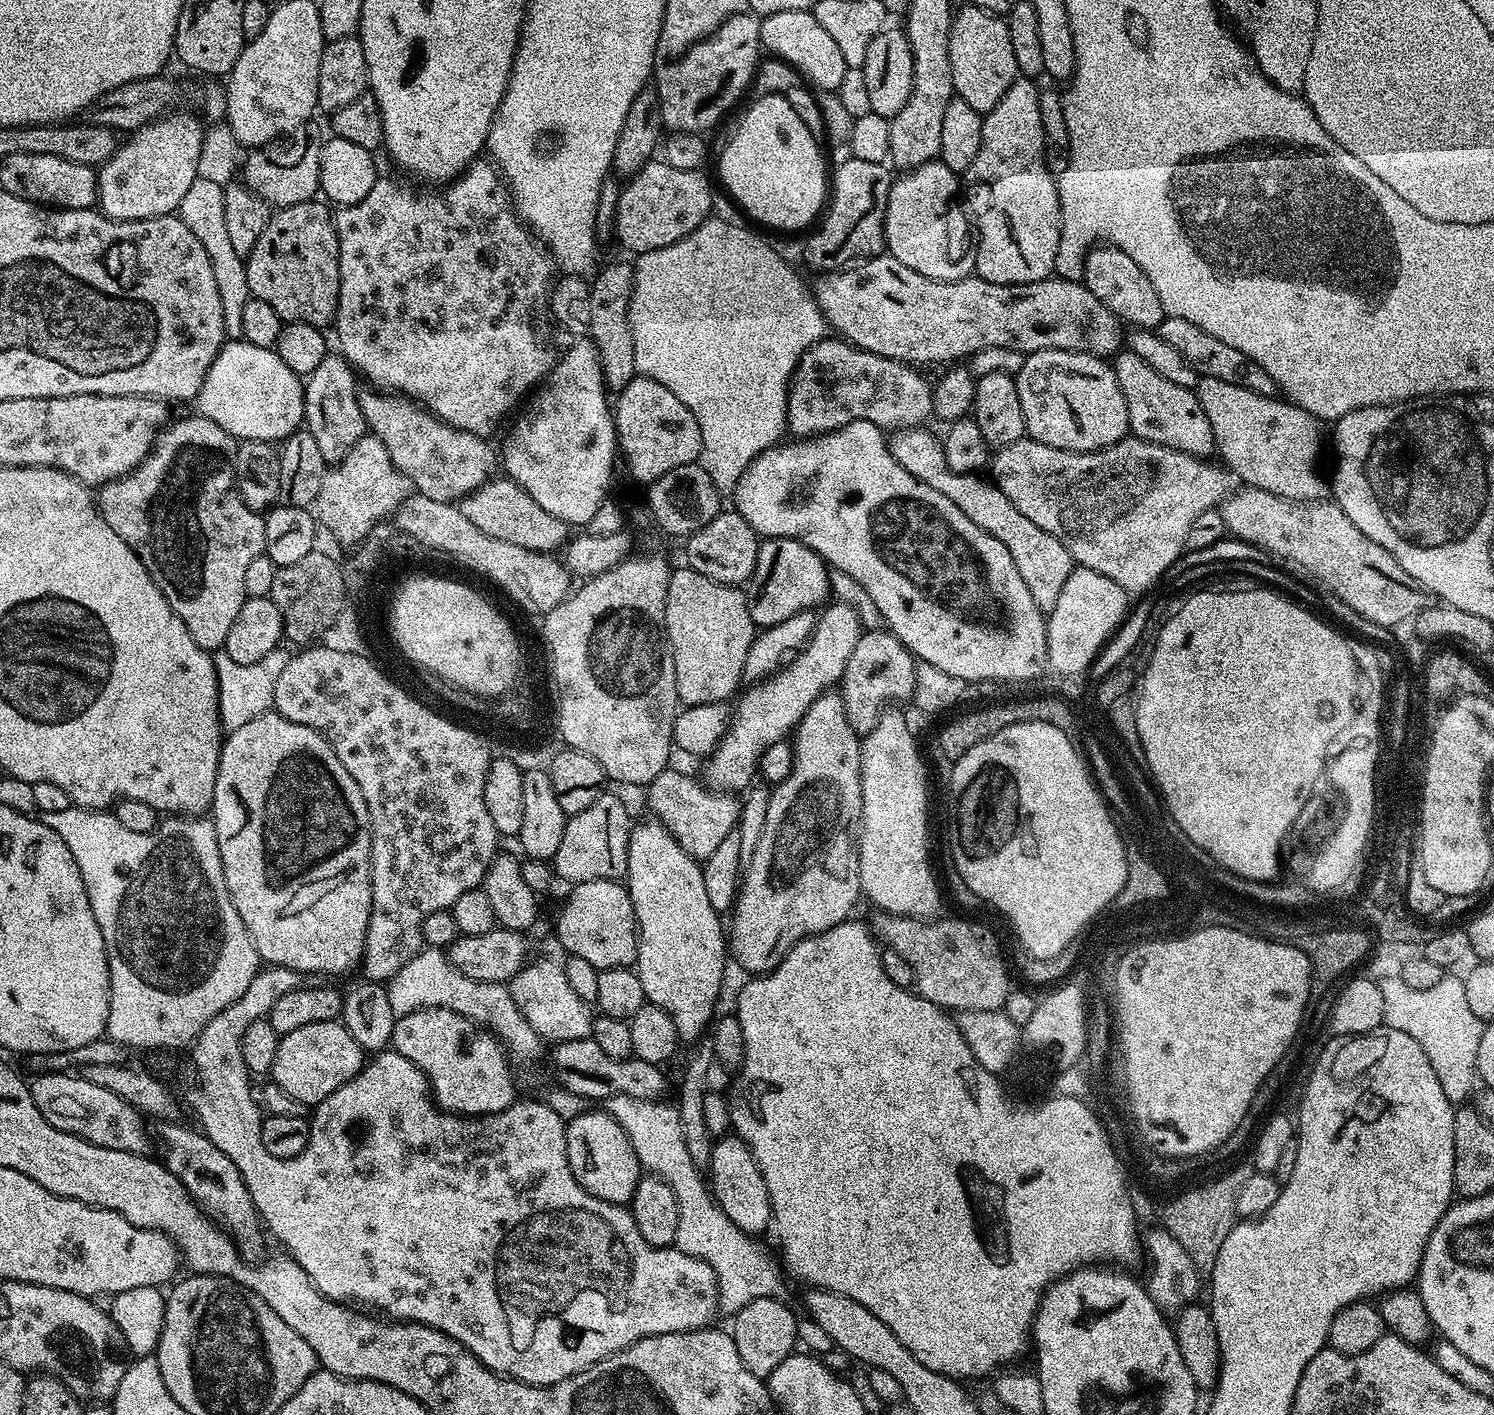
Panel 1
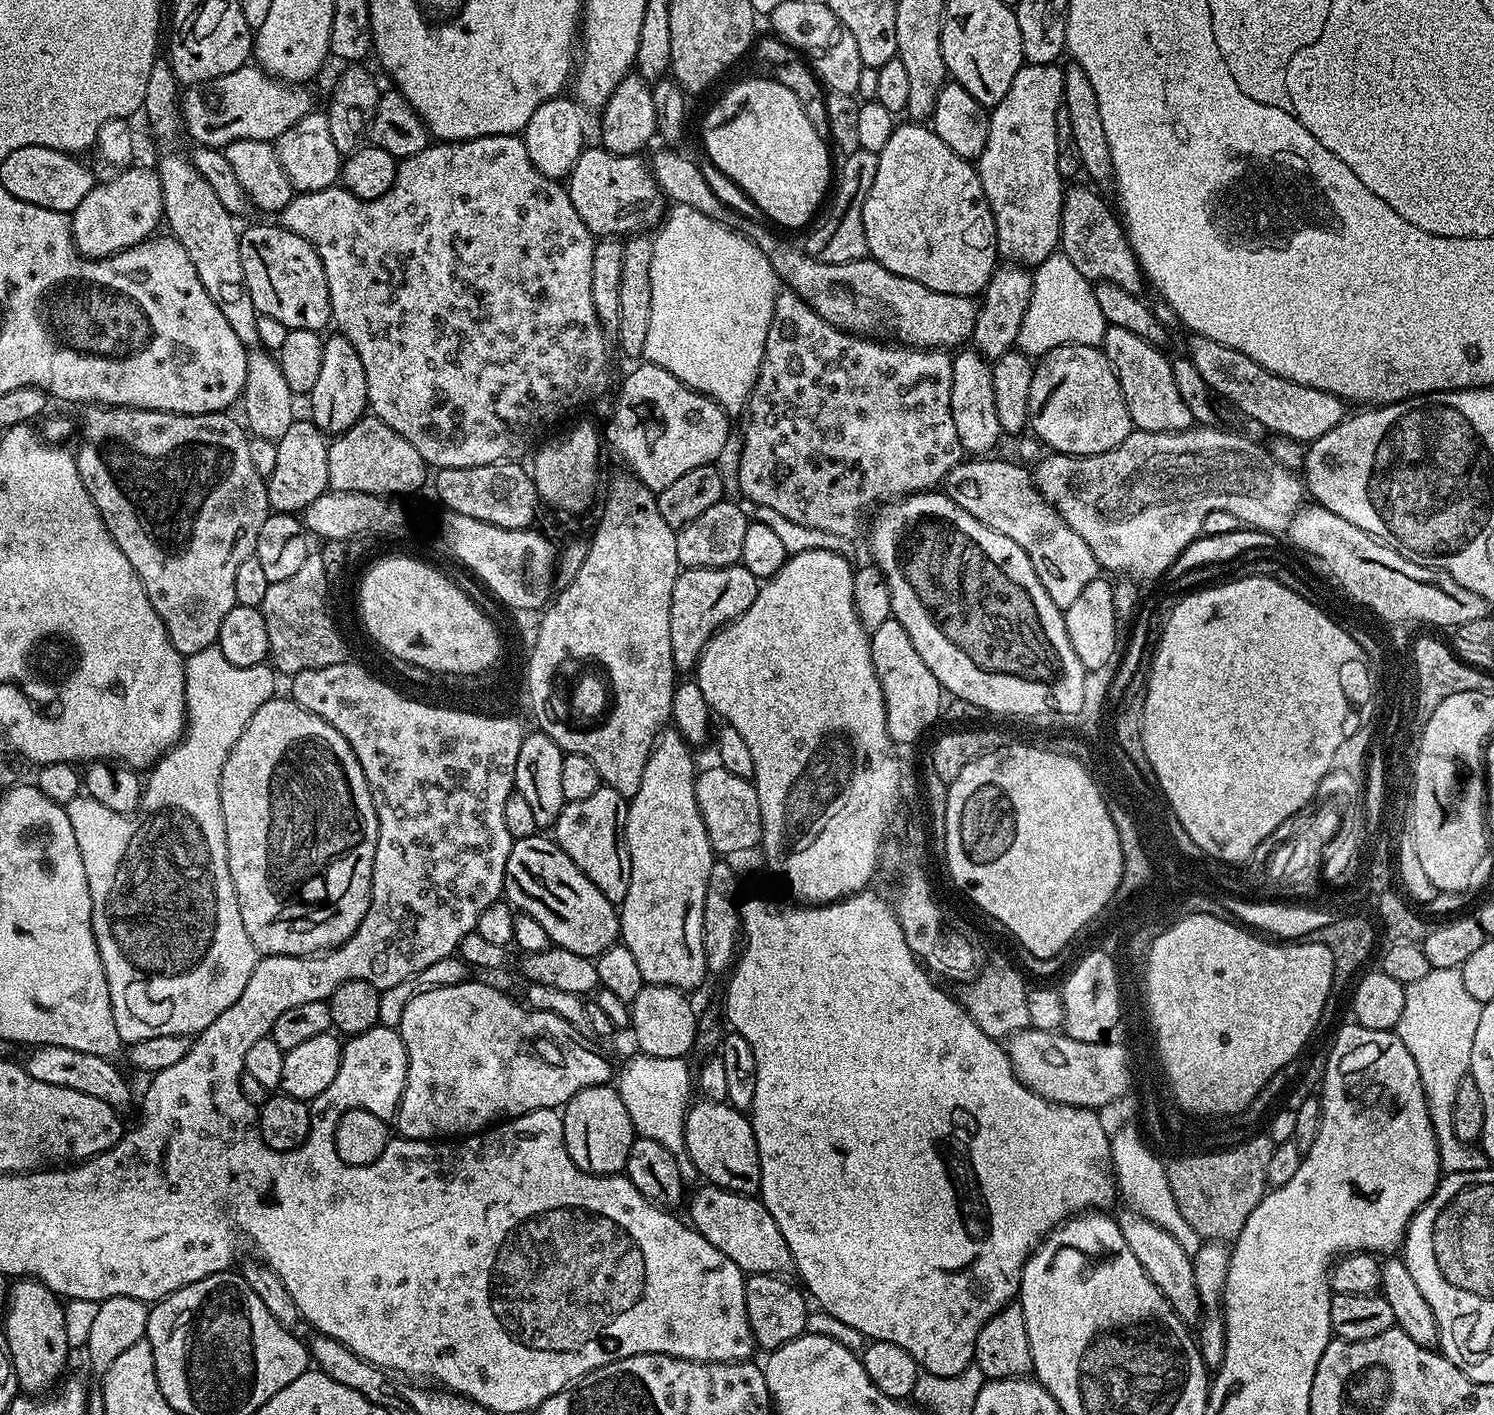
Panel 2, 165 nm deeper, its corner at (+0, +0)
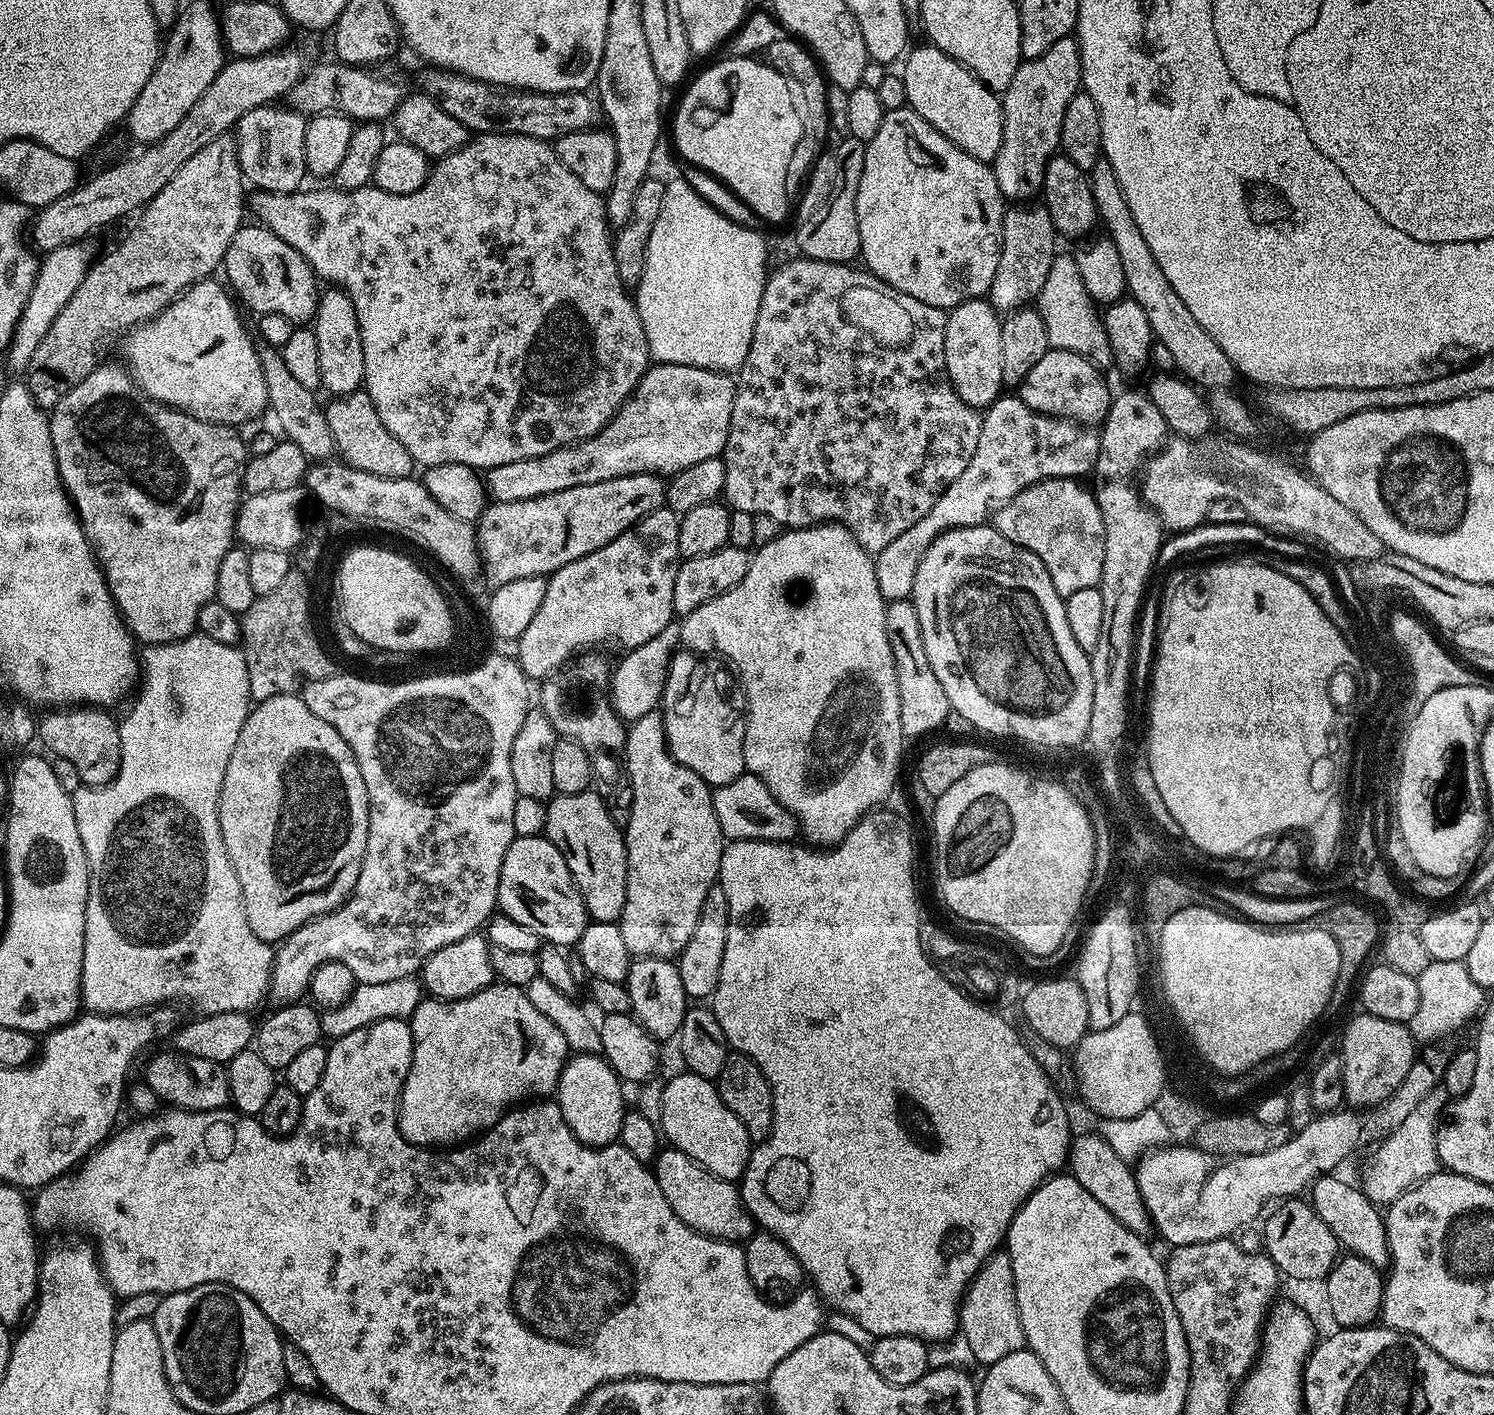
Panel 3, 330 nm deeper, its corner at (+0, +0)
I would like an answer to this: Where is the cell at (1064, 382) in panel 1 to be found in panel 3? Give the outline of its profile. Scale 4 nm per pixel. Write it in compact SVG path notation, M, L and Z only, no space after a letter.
M1049 348L1034 365L1034 370L1030 370L1030 374L1026 374L1024 381L1018 385L1018 395L1035 412L1058 416L1062 420L1071 420L1085 426L1100 426L1114 399L1113 393L1108 393L1104 376L1105 373L1085 356L1070 350Z

